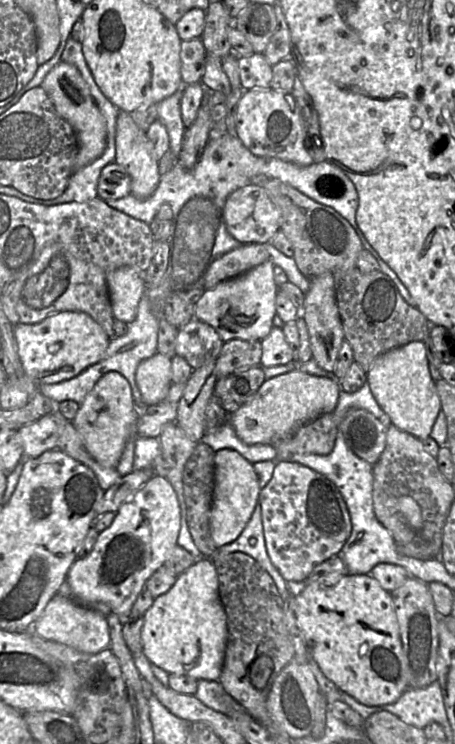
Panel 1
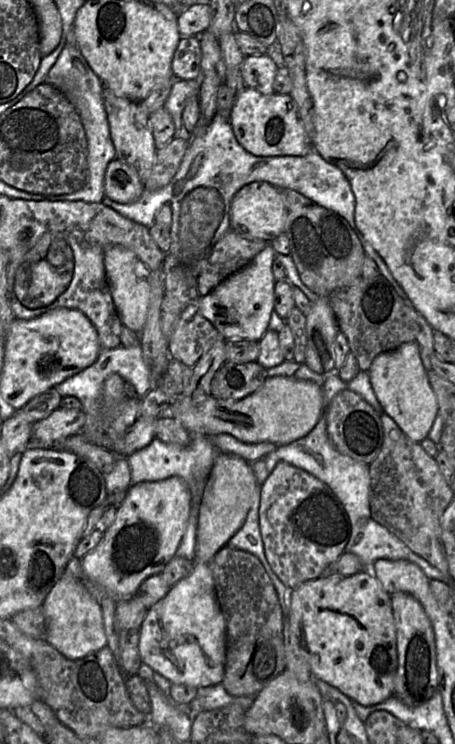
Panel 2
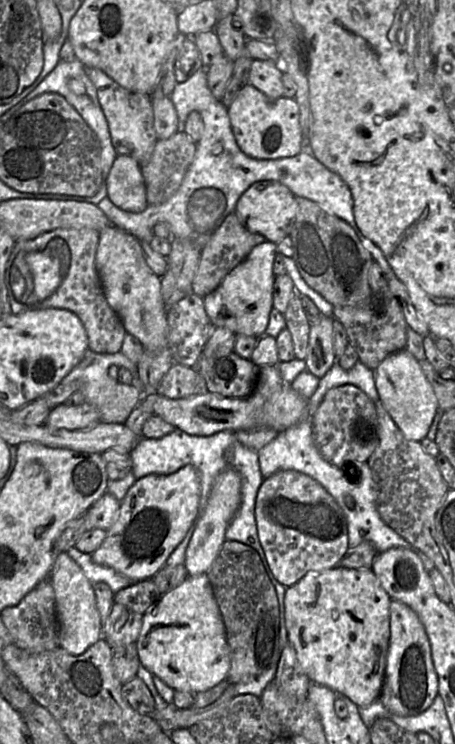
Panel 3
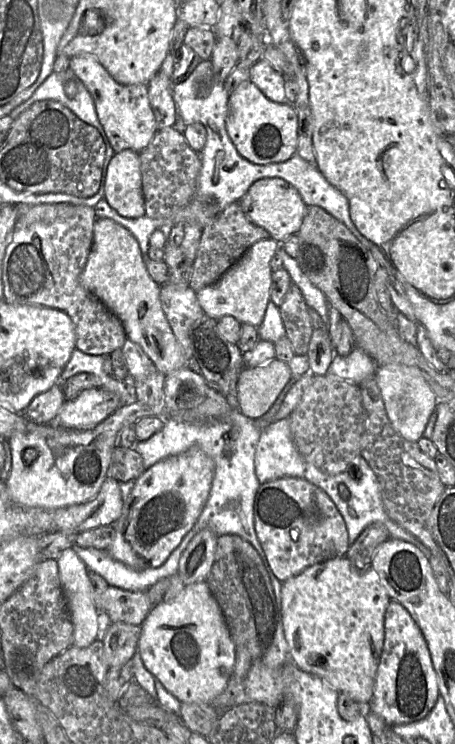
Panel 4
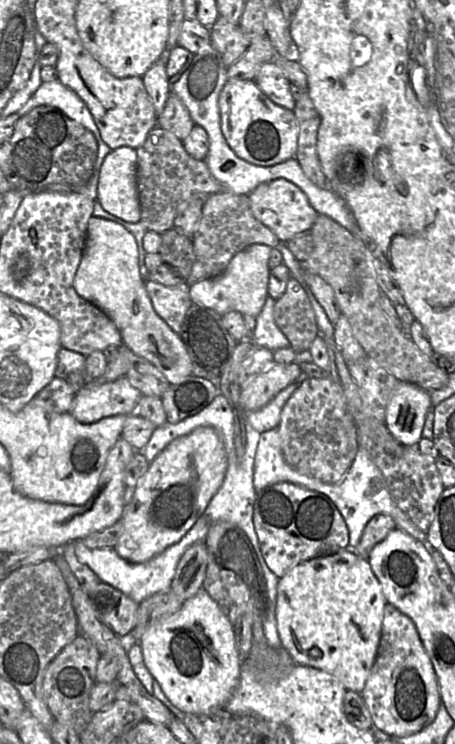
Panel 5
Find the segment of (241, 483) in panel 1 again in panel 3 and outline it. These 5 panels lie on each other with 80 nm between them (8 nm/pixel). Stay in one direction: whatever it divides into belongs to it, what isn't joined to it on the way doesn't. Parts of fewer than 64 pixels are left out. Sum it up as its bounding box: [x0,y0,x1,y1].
[184,469,241,576]

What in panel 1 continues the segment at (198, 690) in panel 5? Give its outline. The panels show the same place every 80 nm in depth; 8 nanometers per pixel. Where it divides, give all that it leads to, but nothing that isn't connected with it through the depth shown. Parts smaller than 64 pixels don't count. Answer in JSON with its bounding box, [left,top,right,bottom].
[142,556,227,681]

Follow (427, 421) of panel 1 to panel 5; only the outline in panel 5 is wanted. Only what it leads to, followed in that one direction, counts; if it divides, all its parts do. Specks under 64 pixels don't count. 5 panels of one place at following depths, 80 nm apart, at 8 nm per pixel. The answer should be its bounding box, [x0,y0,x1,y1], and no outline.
[386,381,432,445]

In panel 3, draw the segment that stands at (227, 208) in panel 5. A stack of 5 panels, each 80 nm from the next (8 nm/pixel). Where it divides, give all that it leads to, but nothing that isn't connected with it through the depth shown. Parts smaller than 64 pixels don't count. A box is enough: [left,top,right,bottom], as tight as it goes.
[192,212,265,298]

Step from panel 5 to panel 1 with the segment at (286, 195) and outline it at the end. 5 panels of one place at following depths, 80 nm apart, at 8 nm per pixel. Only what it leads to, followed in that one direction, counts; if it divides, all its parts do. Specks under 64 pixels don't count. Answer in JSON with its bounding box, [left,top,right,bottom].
[224,185,280,244]

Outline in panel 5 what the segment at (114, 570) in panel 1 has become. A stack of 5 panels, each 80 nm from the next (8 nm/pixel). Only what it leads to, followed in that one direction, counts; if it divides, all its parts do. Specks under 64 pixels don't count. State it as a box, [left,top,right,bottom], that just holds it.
[113,427,227,563]

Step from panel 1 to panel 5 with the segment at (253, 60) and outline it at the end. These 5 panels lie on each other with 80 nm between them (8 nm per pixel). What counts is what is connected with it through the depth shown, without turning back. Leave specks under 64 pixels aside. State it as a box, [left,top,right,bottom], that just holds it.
[255,63,296,110]

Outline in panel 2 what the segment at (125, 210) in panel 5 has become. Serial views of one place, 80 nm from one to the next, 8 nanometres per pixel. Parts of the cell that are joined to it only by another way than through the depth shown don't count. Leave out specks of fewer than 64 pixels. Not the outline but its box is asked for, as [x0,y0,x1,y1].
[104,158,144,204]

